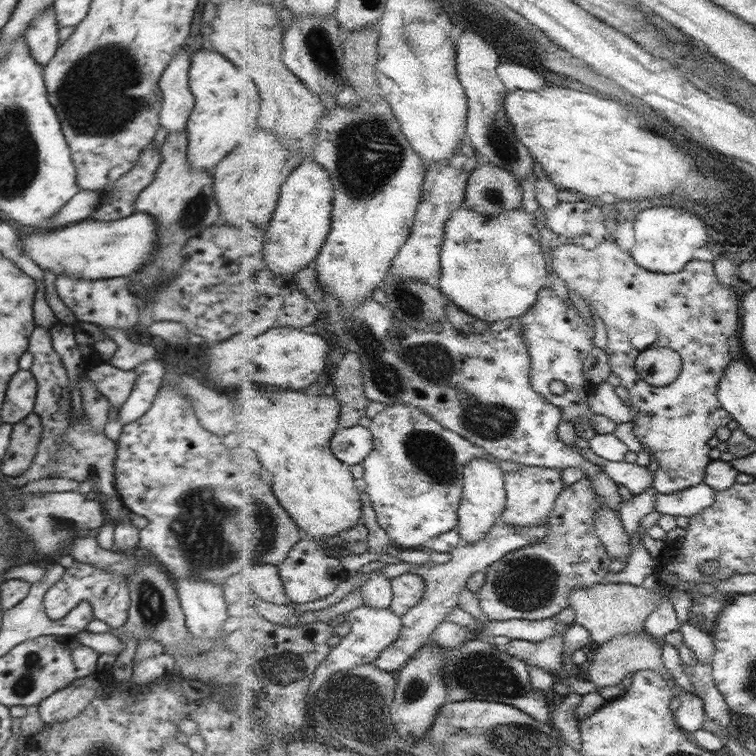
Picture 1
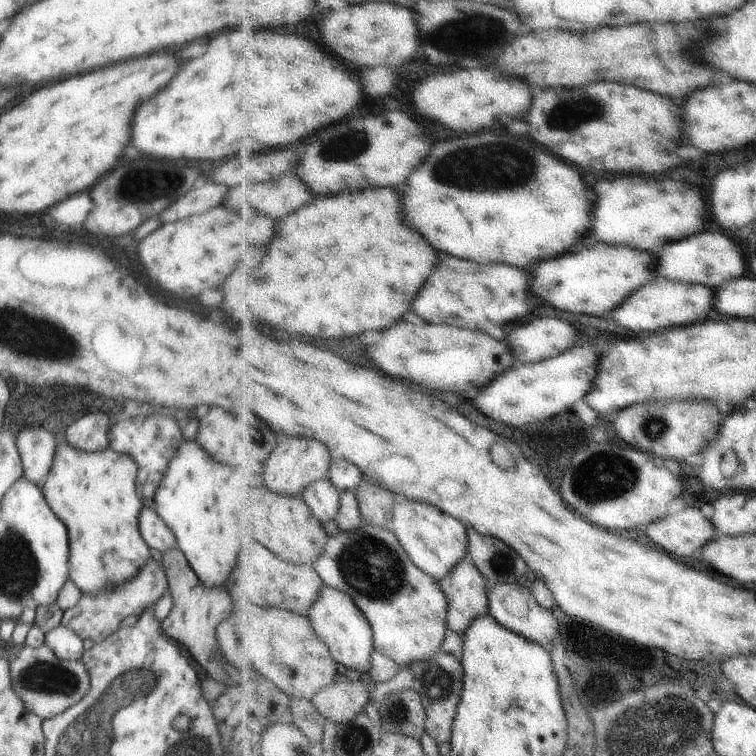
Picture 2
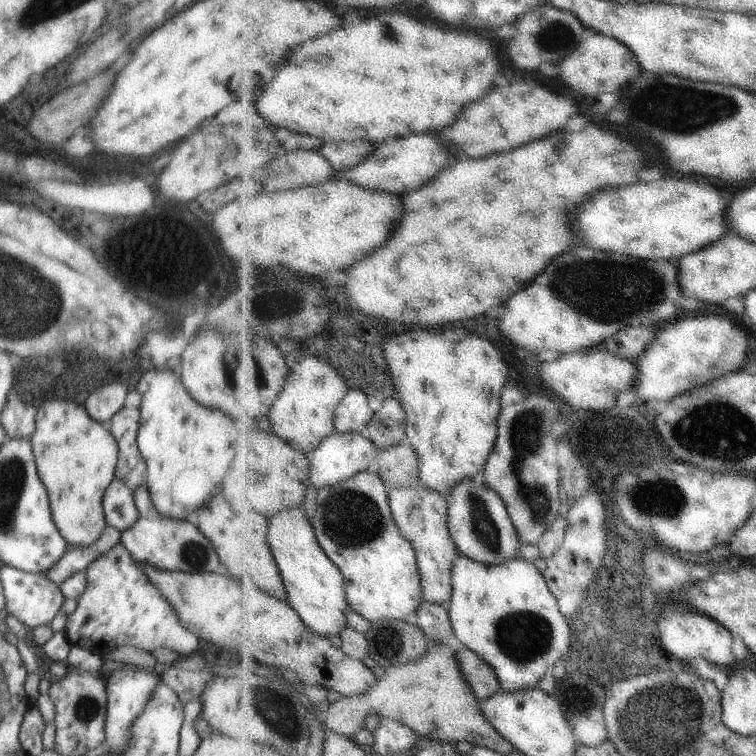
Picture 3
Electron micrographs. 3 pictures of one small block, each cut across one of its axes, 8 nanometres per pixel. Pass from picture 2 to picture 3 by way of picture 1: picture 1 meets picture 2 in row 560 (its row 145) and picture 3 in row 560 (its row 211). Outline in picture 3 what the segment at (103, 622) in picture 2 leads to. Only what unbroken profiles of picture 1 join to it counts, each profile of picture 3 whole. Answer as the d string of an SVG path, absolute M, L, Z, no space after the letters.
M120 542L110 548L106 554L98 556L85 570L87 576L86 590L77 600L78 606L72 614L68 615L66 620L67 638L72 646L88 649L97 654L103 649L114 650L116 646L134 646L142 648L147 654L150 654L158 648L169 648L174 652L189 656L198 648L199 638L187 628L184 628L168 604L168 600L160 594L160 590L144 576L144 572L138 568L138 564L132 558L132 555L126 550L126 547Z

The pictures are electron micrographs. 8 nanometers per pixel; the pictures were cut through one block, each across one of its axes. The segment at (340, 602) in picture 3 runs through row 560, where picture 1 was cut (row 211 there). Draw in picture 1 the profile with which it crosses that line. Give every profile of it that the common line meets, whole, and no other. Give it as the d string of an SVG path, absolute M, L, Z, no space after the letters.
M310 157L283 186L283 196L266 235L267 263L277 273L295 275L314 264L327 245L333 229L335 182L330 172Z

